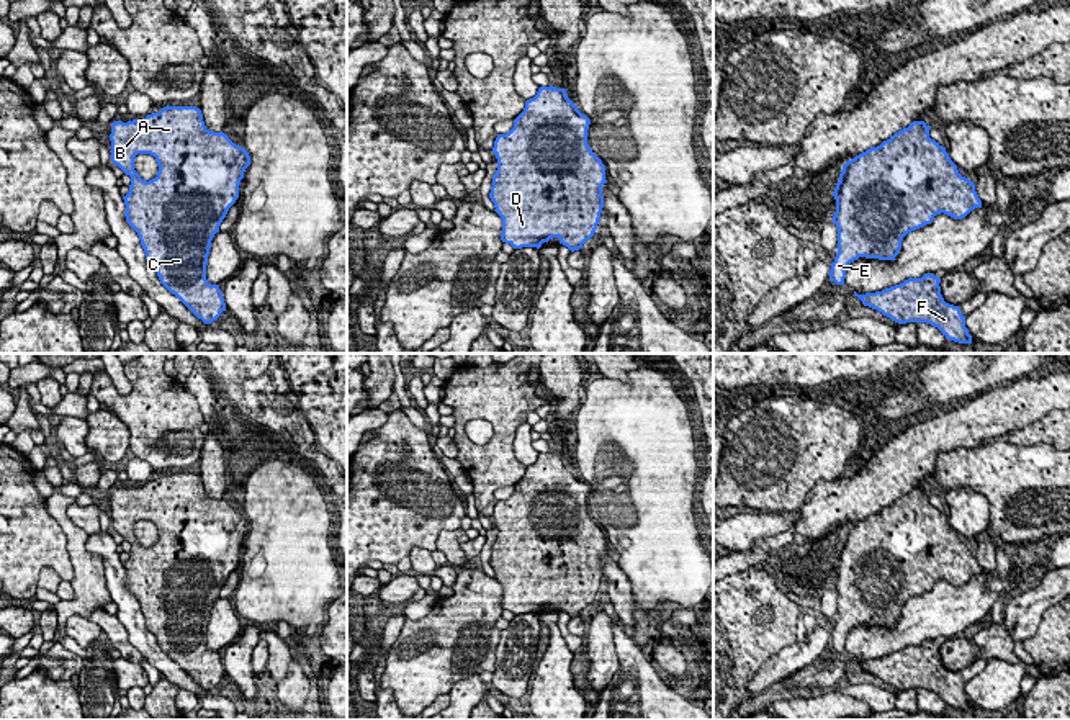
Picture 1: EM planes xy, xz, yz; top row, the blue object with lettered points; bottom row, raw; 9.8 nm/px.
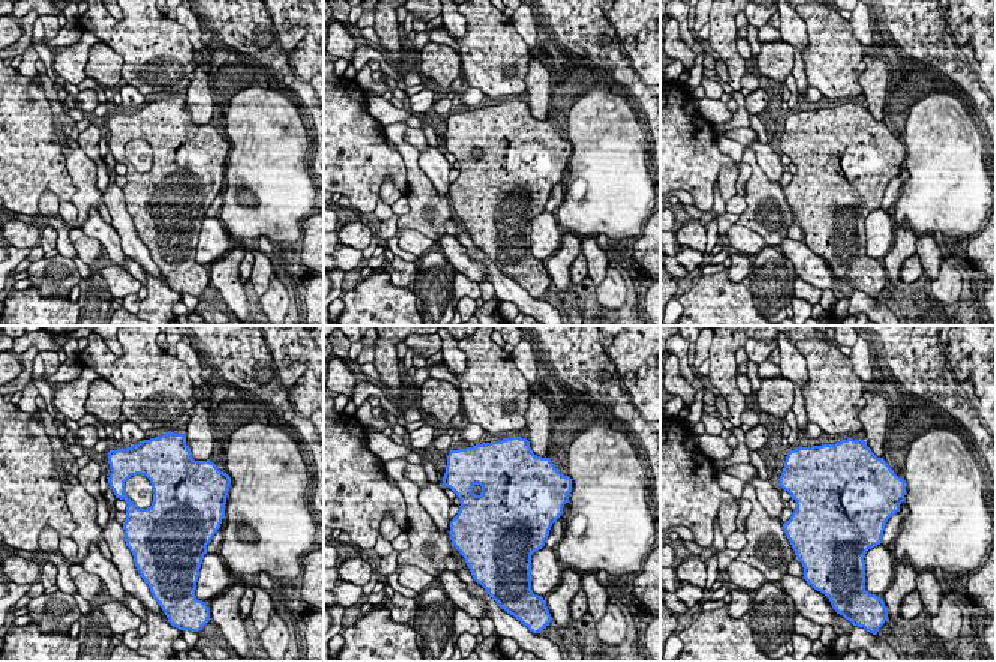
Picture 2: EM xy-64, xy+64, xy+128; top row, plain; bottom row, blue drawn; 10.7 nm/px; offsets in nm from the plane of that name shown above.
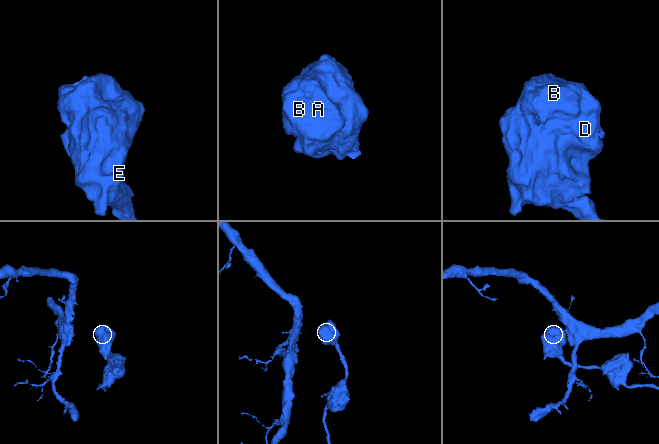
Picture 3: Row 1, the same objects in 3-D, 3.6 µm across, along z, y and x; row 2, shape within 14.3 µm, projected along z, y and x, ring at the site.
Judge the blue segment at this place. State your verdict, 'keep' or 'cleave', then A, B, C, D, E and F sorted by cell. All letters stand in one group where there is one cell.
keep; A B C D E F

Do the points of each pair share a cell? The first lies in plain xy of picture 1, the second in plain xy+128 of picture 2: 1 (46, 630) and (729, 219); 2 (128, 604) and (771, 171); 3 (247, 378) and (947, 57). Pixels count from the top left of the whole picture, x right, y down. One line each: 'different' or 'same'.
1: same
2: same
3: same

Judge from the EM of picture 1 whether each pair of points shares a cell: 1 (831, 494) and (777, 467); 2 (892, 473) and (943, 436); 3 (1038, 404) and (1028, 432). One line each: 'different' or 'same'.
1: different
2: same
3: different

